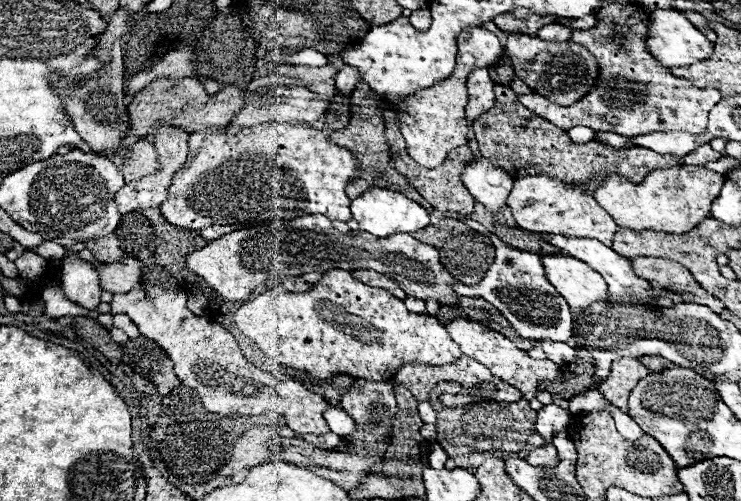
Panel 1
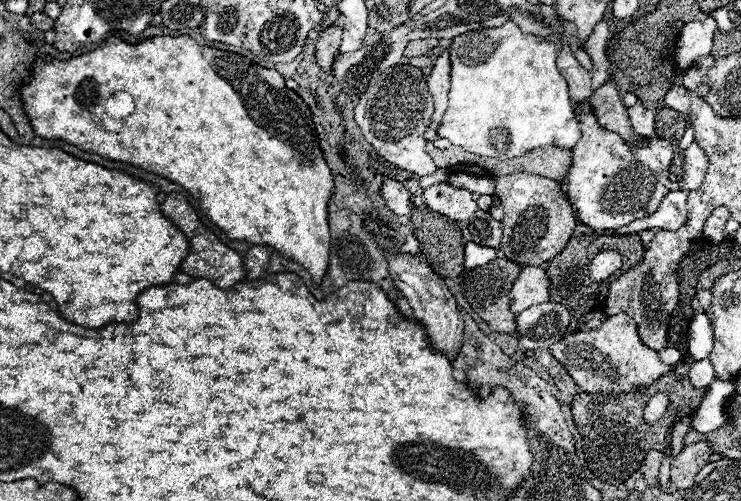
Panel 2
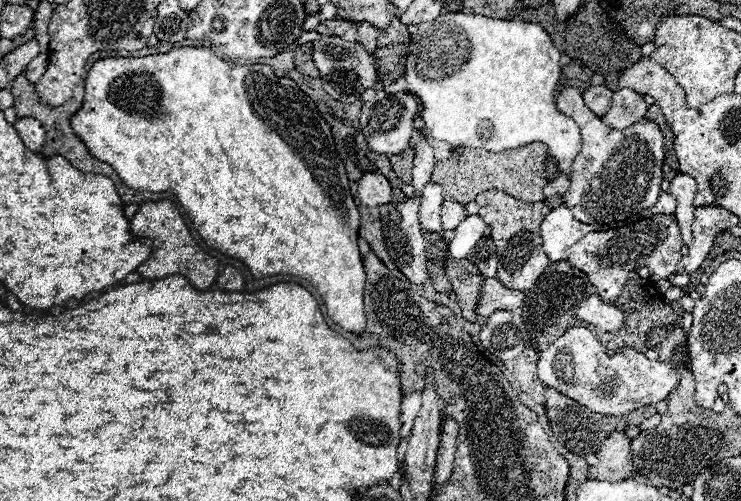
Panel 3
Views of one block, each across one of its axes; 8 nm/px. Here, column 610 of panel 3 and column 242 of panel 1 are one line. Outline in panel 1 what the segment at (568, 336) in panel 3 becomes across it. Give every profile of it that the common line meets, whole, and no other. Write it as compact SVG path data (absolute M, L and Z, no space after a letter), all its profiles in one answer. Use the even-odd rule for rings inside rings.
M140 282L136 288L132 288L126 294L114 294L114 300L110 302L110 306L112 306L112 316L114 314L128 314L146 338L158 342L166 350L166 354L174 362L176 376L182 380L184 386L198 392L198 396L202 398L202 404L210 412L220 414L220 416L242 416L242 414L244 416L260 416L260 414L268 414L268 410L274 410L276 414L282 414L288 420L288 426L296 434L326 434L326 432L330 432L330 428L322 416L322 412L328 408L328 402L320 394L310 392L308 388L304 388L302 382L296 382L286 374L264 372L264 370L256 368L254 364L250 364L242 356L238 342L234 340L234 336L226 328L222 328L218 322L212 322L210 318L196 316L194 312L190 312L186 308L184 290L178 290L178 288L166 290L162 286L148 284L148 292L146 292L146 284Z

